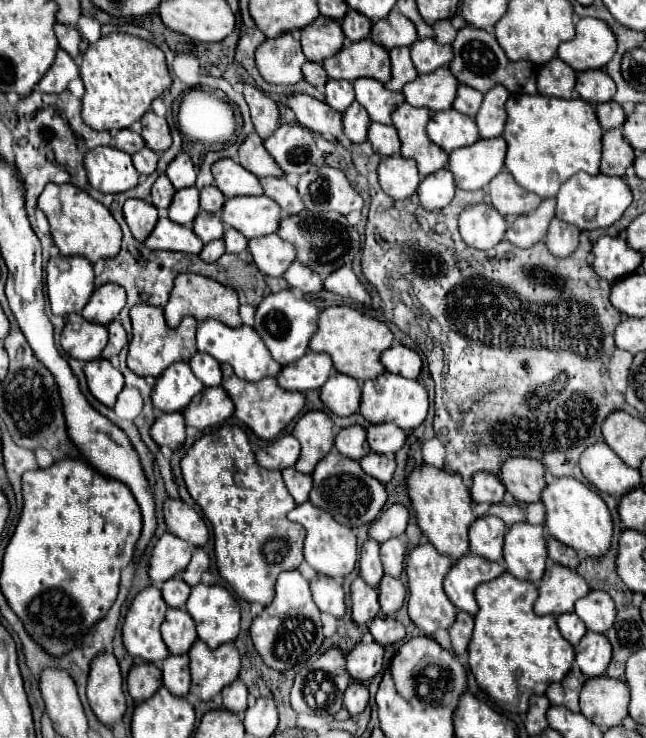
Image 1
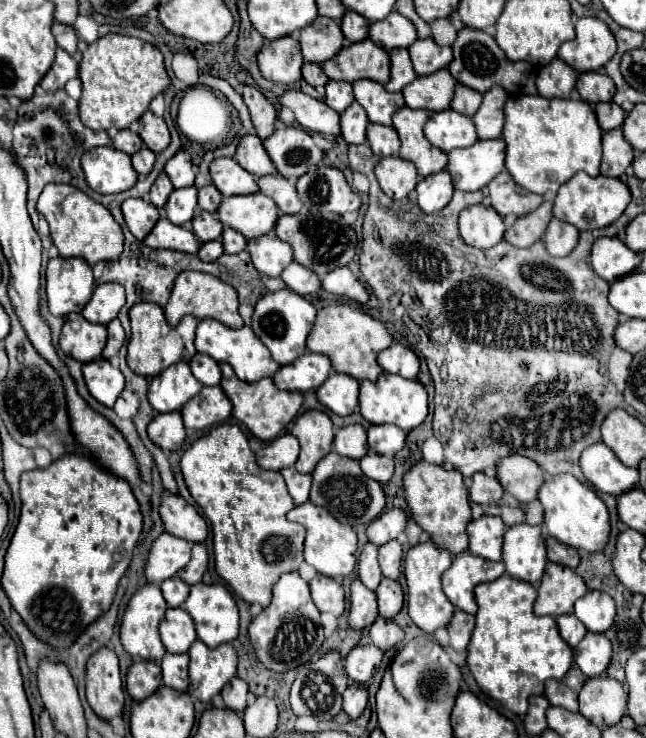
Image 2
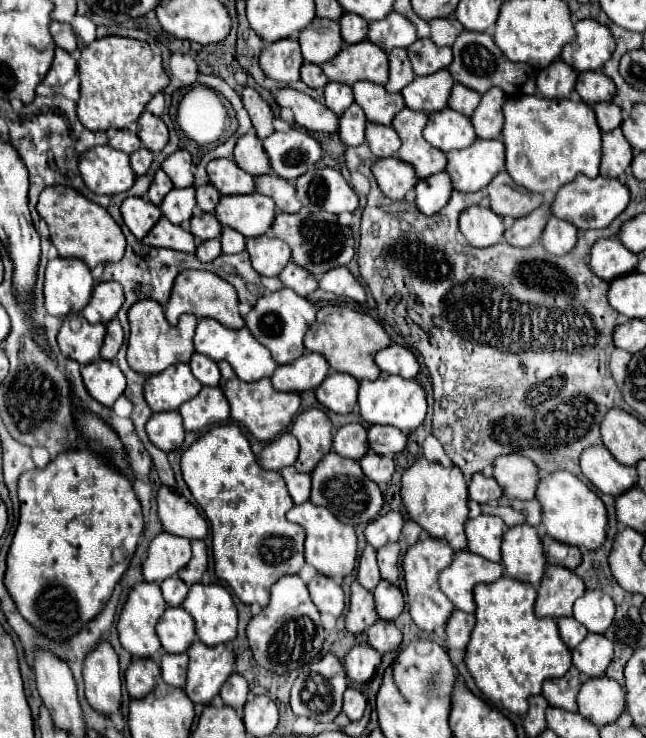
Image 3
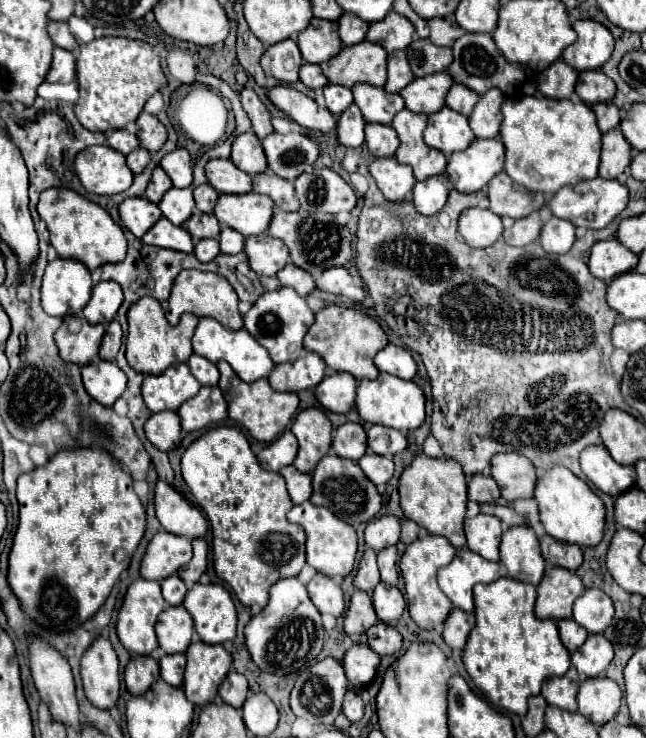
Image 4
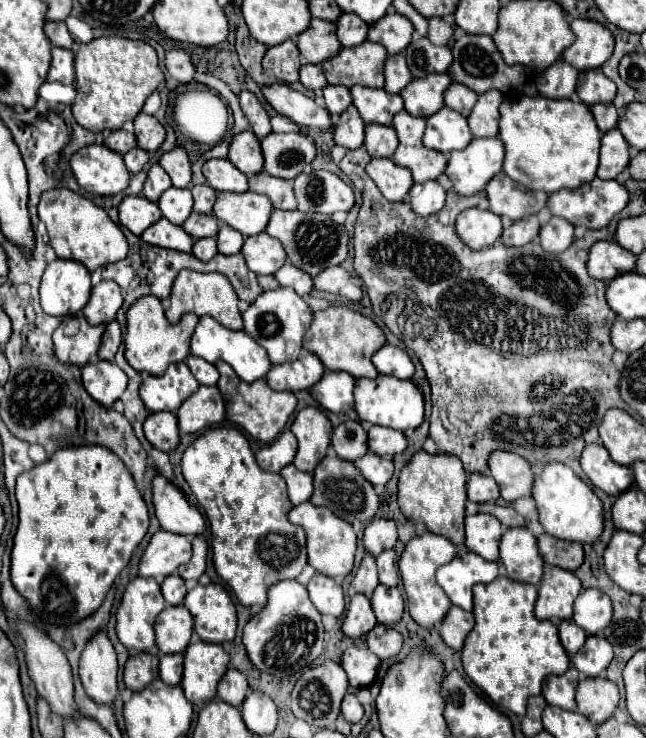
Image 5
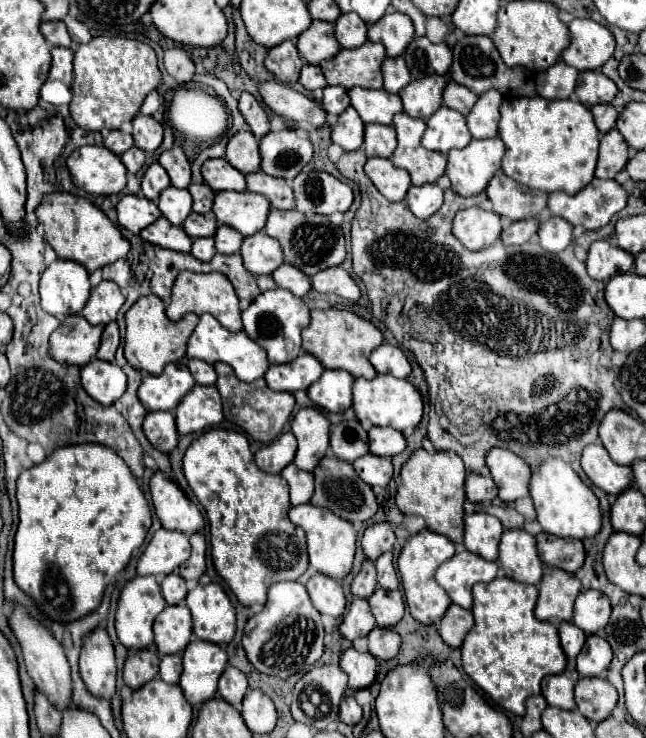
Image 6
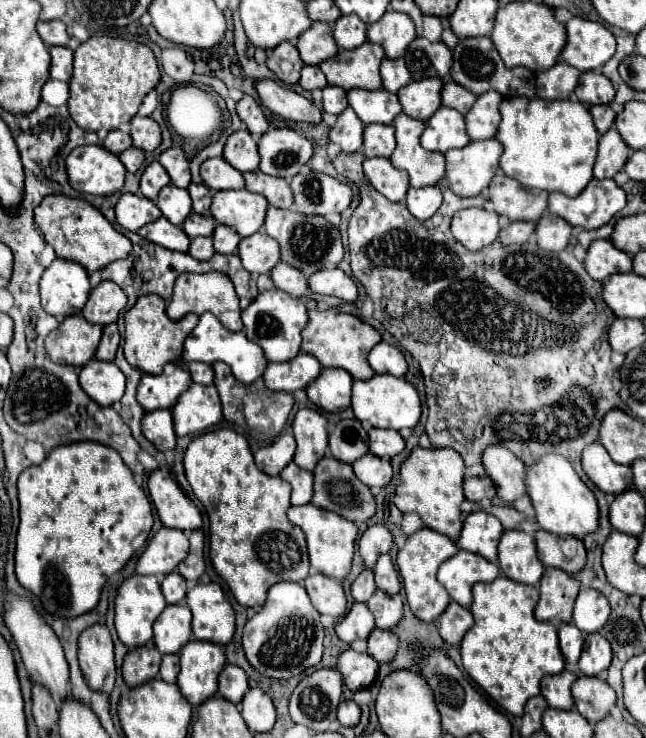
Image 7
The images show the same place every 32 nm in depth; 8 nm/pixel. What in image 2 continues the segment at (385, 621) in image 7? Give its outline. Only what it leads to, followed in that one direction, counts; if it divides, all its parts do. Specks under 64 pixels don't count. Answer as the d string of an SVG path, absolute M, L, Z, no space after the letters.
M382 578L380 586L376 588L376 598L378 598L378 612L384 618L394 618L402 604L404 604L404 590L398 580L392 578Z

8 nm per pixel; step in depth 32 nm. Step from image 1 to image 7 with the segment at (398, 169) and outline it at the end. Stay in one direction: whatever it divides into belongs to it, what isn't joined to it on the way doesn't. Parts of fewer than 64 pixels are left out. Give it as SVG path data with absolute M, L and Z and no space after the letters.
M368 158L364 162L364 174L370 184L384 194L390 202L402 202L410 188L410 178L406 172L392 166L388 158Z

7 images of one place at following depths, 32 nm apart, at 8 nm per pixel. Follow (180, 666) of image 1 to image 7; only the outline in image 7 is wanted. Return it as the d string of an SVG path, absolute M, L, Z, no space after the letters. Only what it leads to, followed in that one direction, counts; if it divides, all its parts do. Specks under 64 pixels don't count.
M168 654L162 656L162 664L160 664L160 676L166 682L176 682L180 672L180 656L178 654Z

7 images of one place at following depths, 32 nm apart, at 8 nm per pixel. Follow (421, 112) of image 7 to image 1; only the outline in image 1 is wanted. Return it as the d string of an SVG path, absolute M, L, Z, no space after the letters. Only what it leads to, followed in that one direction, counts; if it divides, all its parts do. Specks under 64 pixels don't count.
M438 68L430 74L418 74L402 90L404 98L412 106L428 106L430 110L448 110L456 98L458 80L448 68Z

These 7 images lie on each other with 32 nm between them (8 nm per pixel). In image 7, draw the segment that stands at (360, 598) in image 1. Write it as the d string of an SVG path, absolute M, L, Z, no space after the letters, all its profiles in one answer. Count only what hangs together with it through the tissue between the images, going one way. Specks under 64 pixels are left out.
M354 602L350 612L336 626L338 638L348 642L348 644L358 640L358 638L368 638L368 634L372 630L374 630L374 616L368 610L366 602Z

